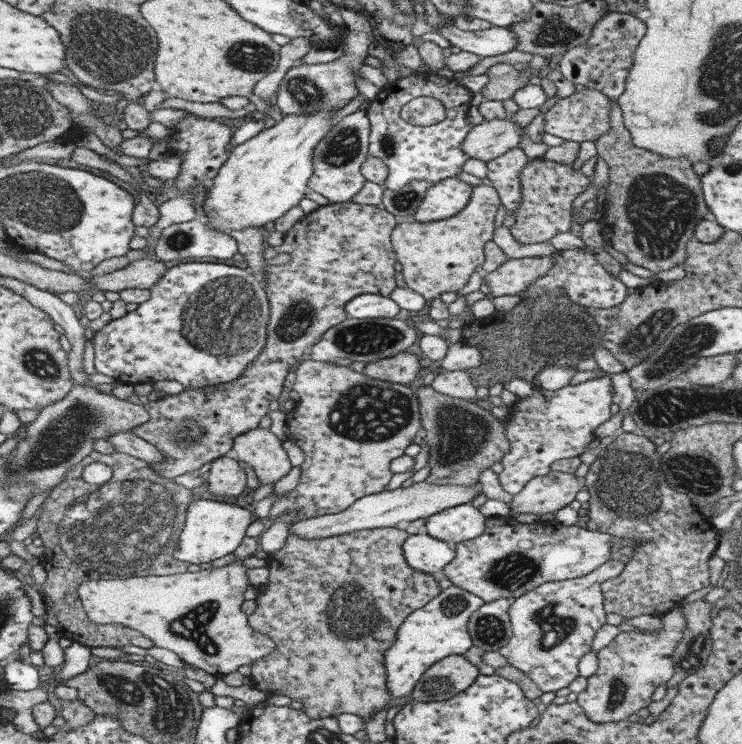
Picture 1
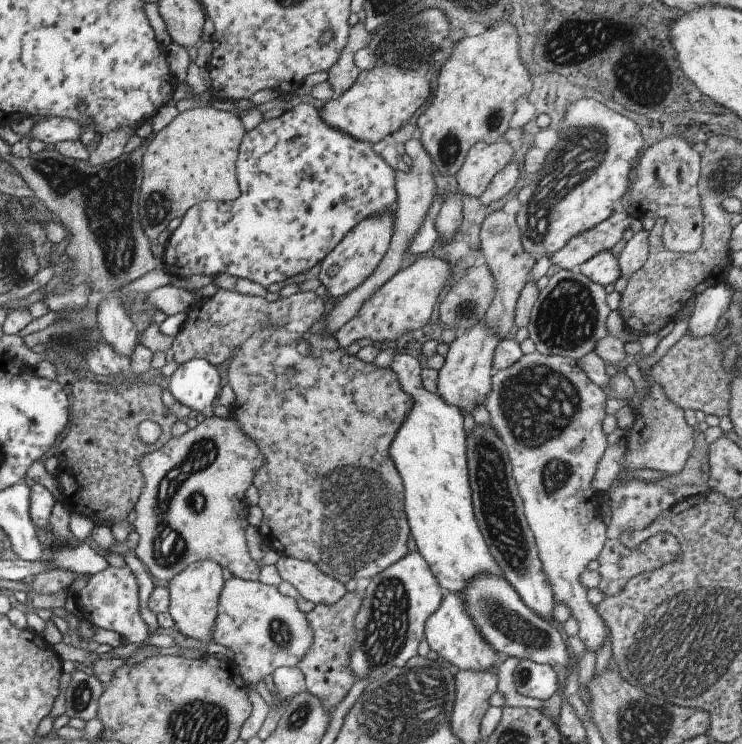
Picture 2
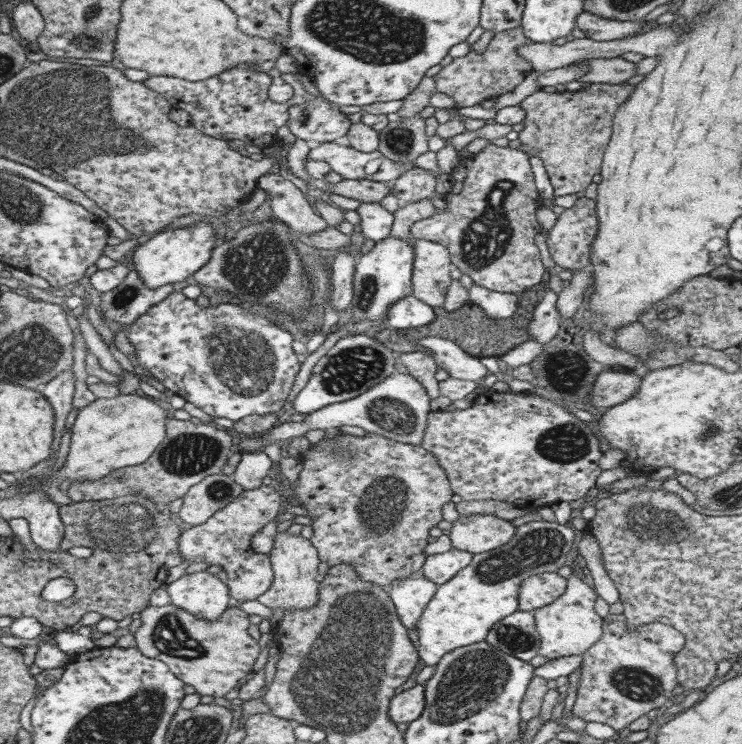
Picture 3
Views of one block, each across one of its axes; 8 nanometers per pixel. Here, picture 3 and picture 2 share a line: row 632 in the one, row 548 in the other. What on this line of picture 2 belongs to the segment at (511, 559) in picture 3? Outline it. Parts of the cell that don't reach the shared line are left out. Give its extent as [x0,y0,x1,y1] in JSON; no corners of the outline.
[388,353,502,593]

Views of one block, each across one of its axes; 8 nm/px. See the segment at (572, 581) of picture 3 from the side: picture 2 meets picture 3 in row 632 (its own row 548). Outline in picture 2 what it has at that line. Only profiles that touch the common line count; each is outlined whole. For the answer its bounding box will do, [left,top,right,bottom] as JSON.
[484,350,607,653]

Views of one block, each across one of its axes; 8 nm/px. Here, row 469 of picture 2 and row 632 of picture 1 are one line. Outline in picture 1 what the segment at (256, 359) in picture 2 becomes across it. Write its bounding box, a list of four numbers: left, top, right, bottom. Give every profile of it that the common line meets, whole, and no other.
[247,527,441,724]

